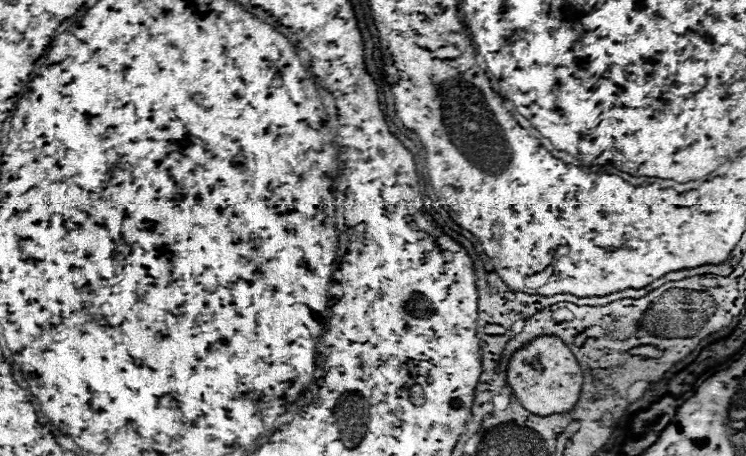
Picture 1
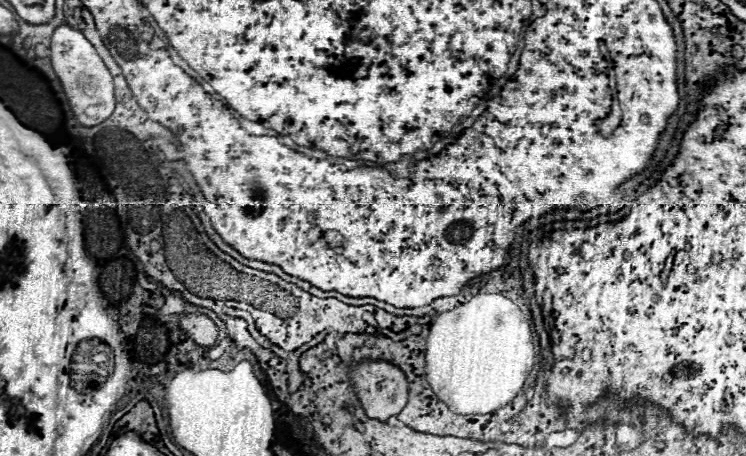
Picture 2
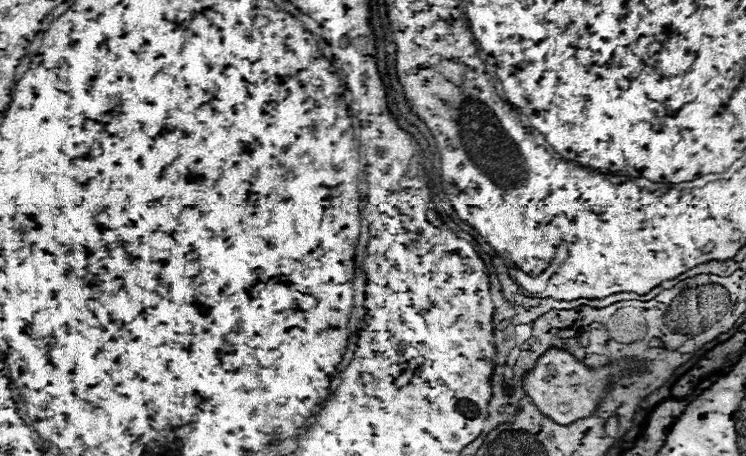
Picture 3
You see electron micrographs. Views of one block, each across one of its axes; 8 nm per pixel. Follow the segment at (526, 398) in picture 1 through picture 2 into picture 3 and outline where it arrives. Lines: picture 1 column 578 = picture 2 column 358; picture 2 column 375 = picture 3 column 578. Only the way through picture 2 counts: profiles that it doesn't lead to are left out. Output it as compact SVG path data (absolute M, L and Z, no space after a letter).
M548 348L538 358L536 366L530 372L526 372L526 376L522 378L522 388L524 388L526 396L530 398L530 402L544 416L552 418L558 424L570 424L570 422L590 416L594 412L600 396L604 394L604 388L610 384L610 378L618 376L622 368L626 368L626 364L590 370L570 352L560 350L560 348Z

